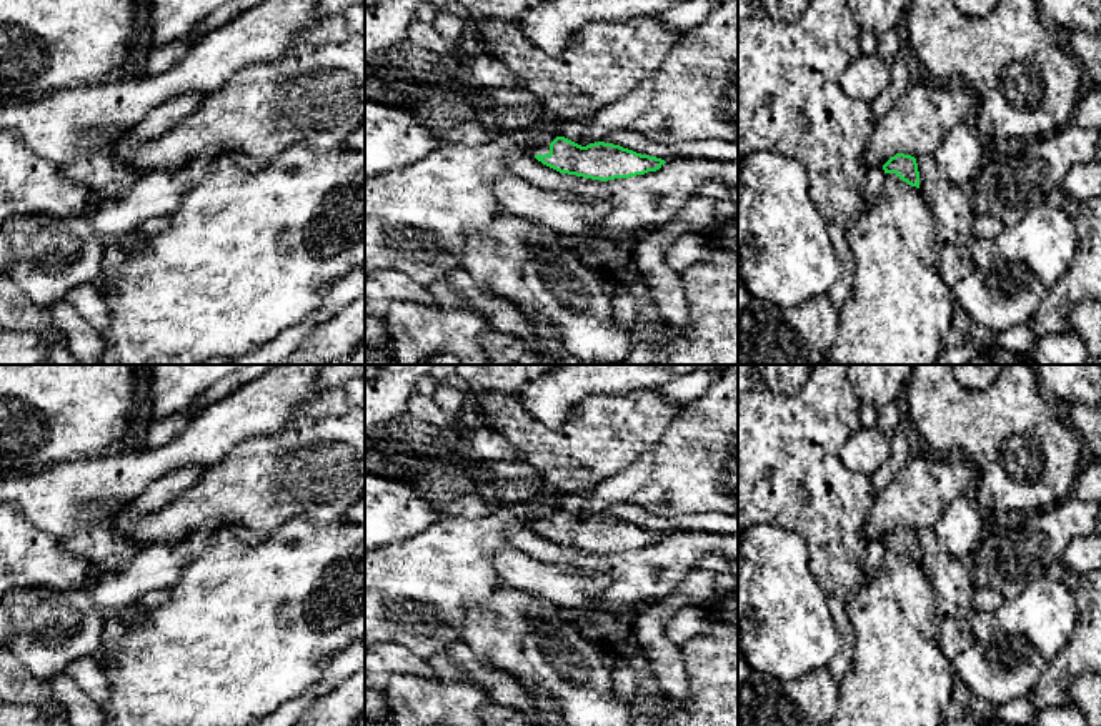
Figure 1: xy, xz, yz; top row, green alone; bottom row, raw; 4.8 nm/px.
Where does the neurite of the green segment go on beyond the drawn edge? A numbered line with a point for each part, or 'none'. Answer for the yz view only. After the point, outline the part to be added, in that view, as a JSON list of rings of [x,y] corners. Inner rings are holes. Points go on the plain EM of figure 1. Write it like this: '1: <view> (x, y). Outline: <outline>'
1: yz (891, 553). Outline: [[[886,546],[884,548],[884,559],[881,568],[889,568],[891,564],[894,564],[903,554],[896,546]]]

